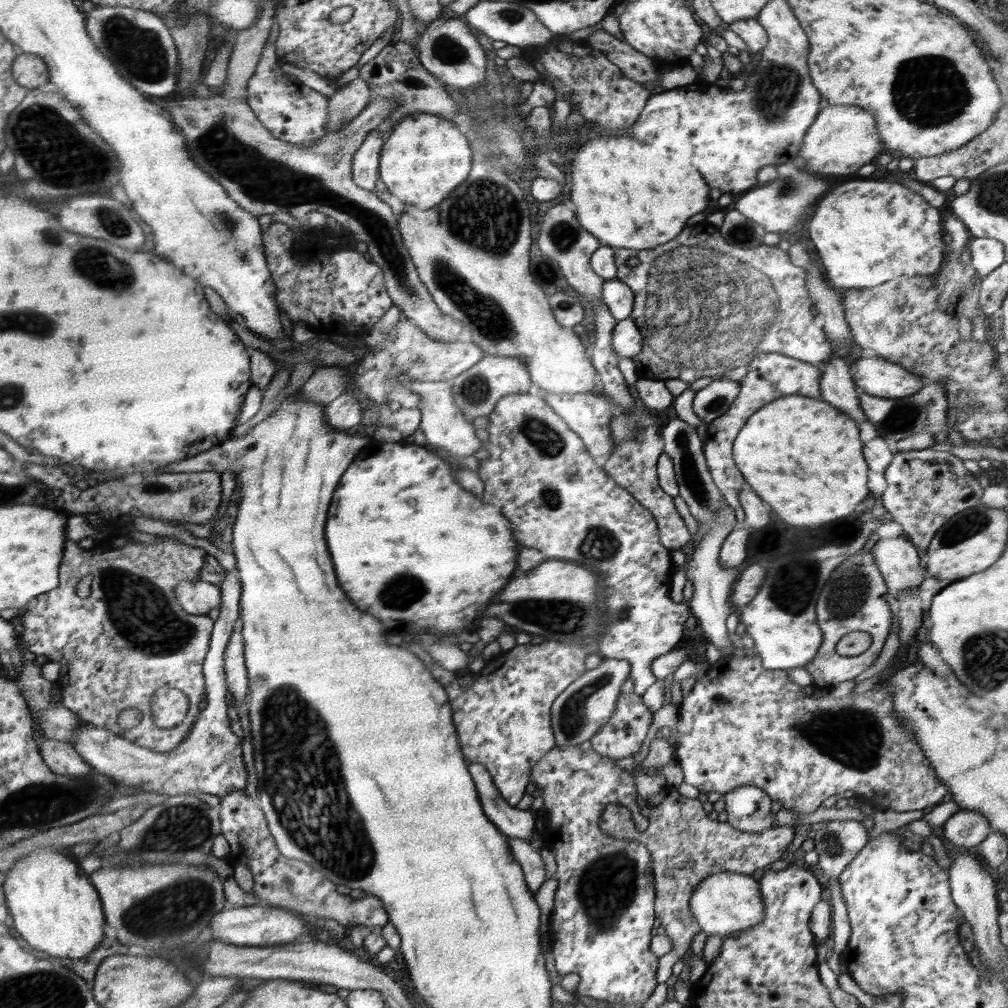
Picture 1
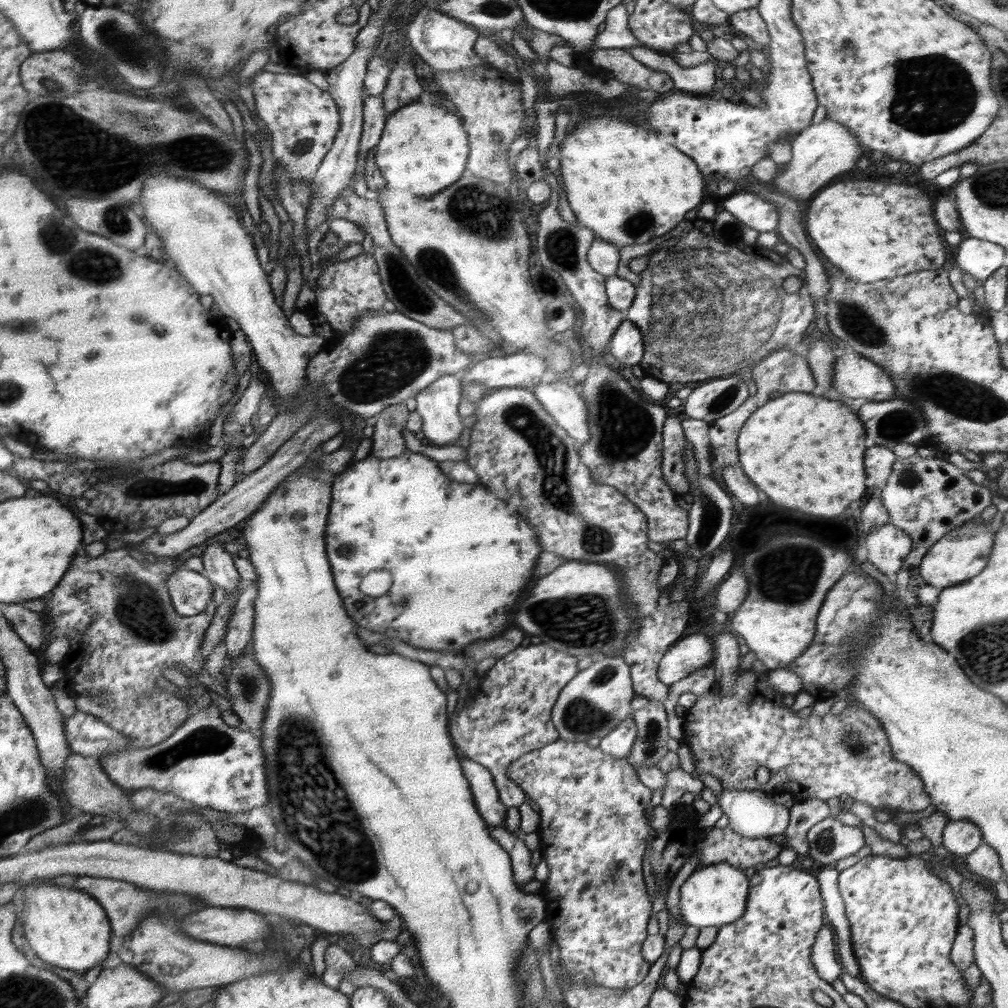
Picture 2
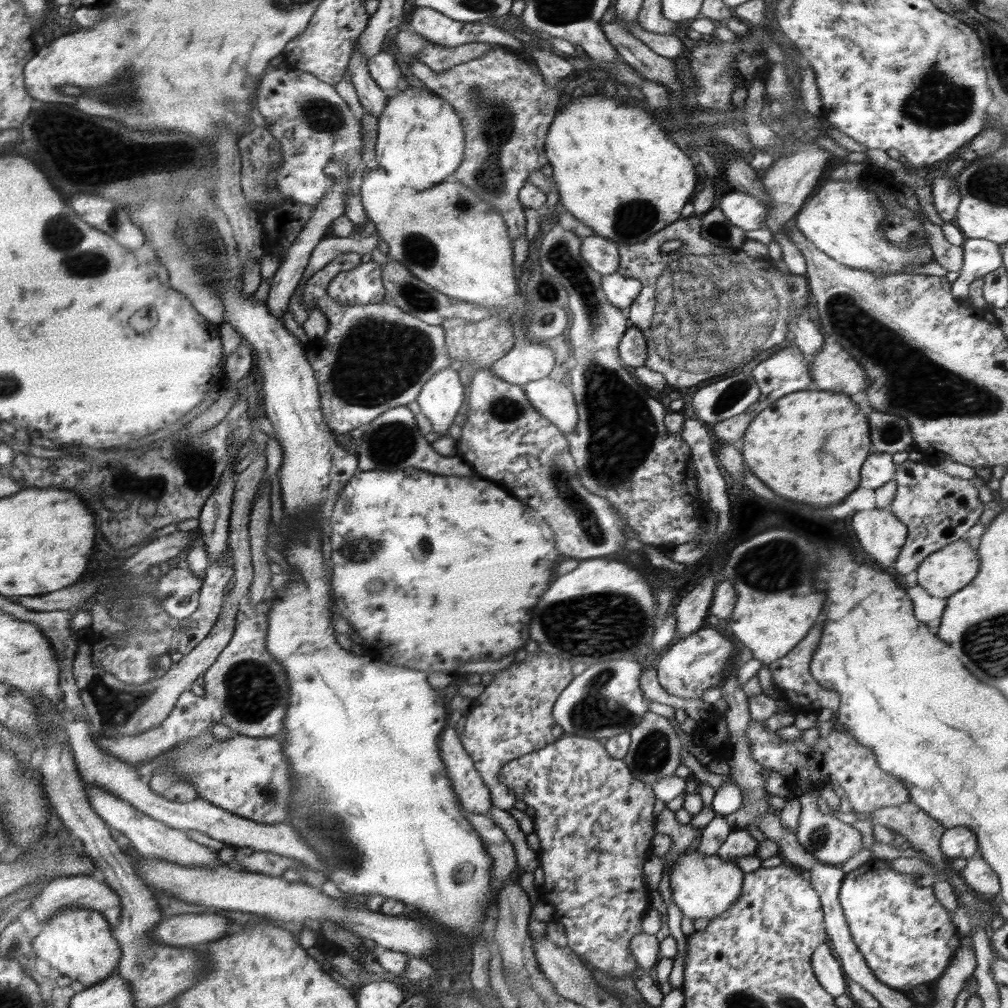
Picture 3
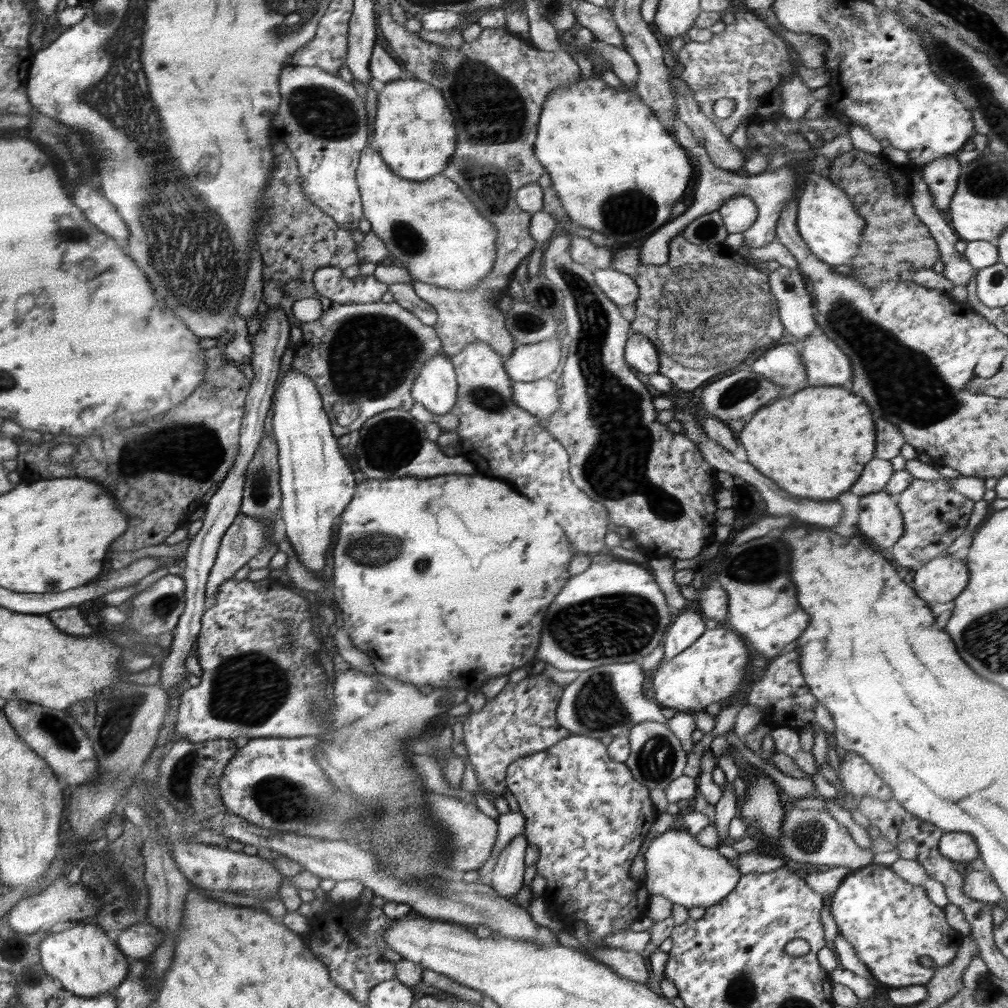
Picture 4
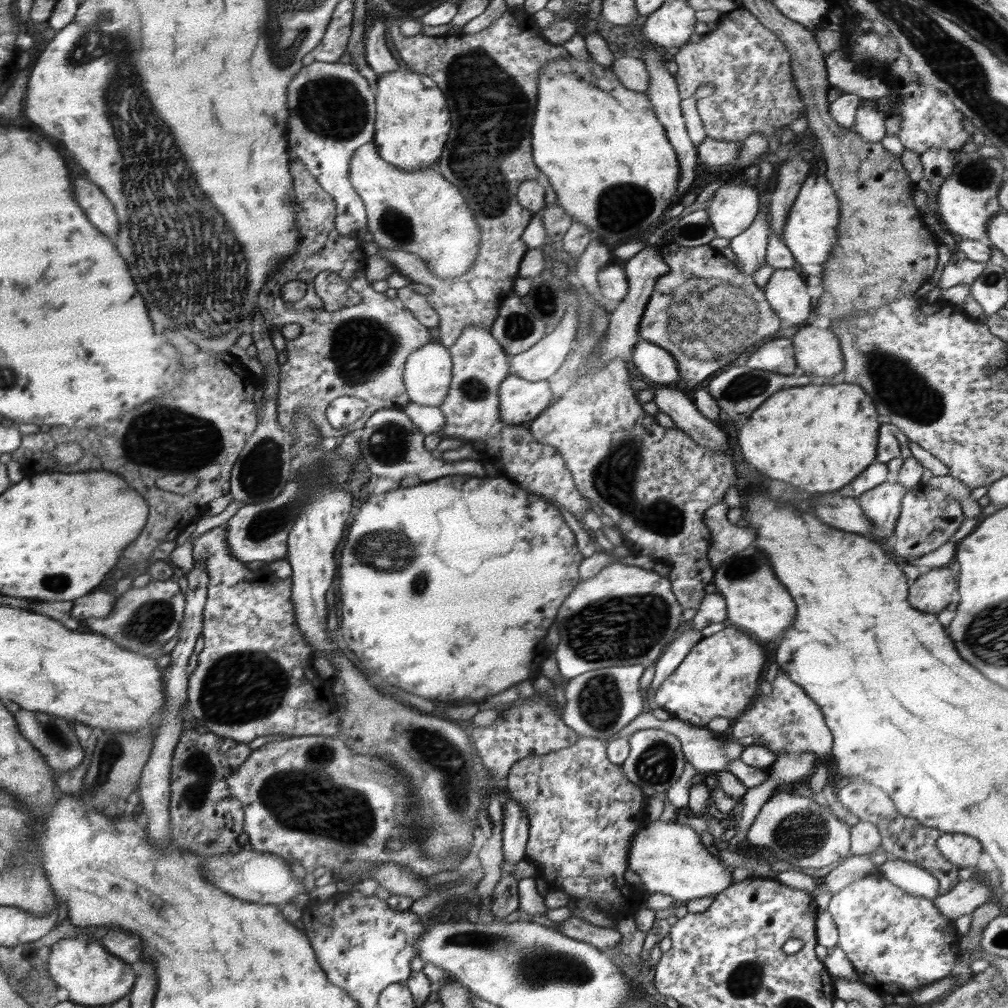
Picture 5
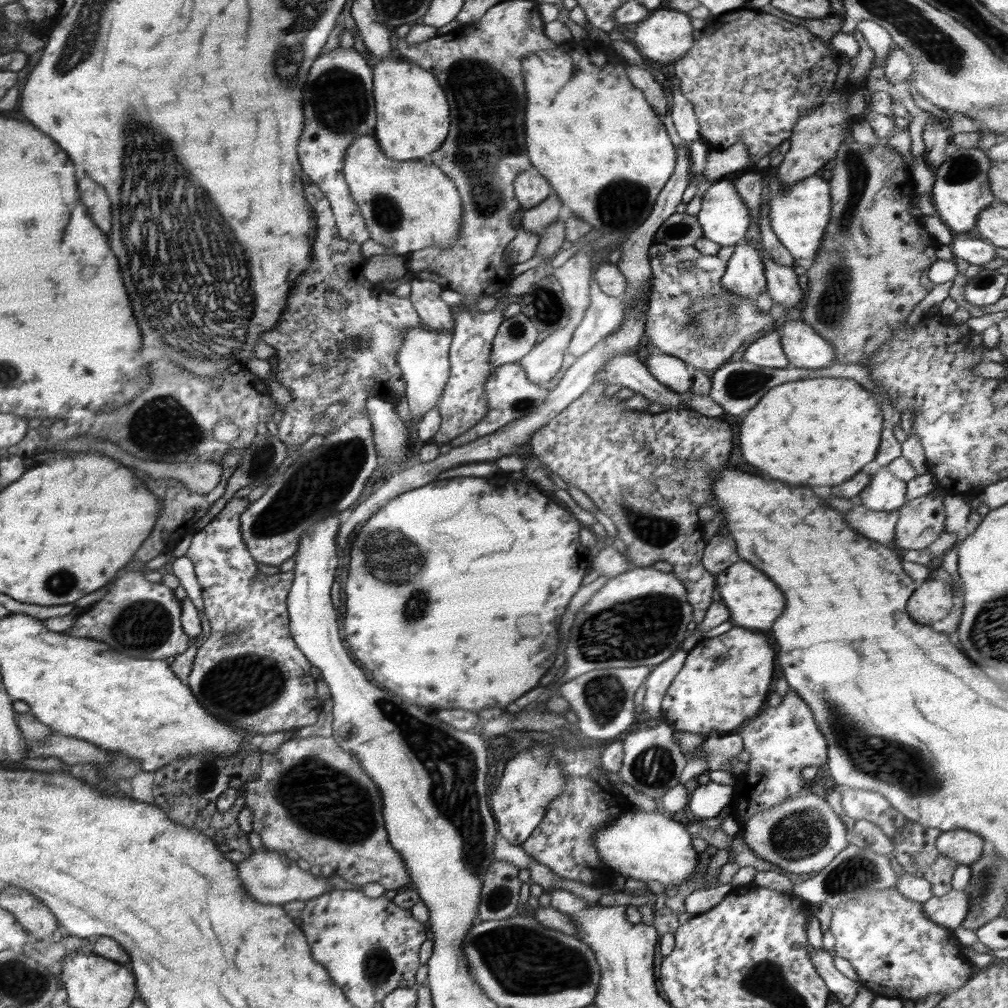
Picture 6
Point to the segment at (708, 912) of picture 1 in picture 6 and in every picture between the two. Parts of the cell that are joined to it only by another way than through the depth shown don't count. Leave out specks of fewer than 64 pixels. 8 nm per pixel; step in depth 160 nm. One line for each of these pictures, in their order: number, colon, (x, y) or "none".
2: (713, 896)
3: (704, 886)
4: (679, 868)
5: (669, 857)
6: (642, 845)

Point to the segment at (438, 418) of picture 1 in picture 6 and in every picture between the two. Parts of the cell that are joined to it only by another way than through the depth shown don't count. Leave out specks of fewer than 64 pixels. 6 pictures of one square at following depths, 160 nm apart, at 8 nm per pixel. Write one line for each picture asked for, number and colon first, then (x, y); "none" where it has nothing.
2: (438, 404)
3: (441, 398)
4: (436, 387)
5: (427, 375)
6: (423, 358)

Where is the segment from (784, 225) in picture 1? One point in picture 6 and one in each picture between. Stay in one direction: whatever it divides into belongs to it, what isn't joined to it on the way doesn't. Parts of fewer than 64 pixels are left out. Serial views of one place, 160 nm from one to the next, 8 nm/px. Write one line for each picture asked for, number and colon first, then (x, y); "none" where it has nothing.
2: (752, 210)
3: (744, 211)
4: (738, 213)
5: (733, 209)
6: (723, 215)

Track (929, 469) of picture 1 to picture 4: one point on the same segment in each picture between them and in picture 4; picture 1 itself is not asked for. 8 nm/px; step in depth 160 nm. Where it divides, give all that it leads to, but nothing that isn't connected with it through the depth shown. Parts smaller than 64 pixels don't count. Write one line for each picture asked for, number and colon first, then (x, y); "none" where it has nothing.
2: (928, 497)
3: (938, 509)
4: (934, 515)

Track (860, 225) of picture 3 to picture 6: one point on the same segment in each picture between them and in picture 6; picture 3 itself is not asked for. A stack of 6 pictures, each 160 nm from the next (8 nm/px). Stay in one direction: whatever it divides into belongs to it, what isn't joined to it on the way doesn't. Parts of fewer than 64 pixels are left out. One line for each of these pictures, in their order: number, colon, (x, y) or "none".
4: (827, 222)
5: (810, 231)
6: (798, 215)

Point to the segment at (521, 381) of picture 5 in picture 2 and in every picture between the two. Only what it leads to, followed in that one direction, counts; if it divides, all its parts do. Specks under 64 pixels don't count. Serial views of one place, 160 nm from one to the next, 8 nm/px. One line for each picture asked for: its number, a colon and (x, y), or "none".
2: (563, 402)
3: (554, 400)
4: (541, 398)

